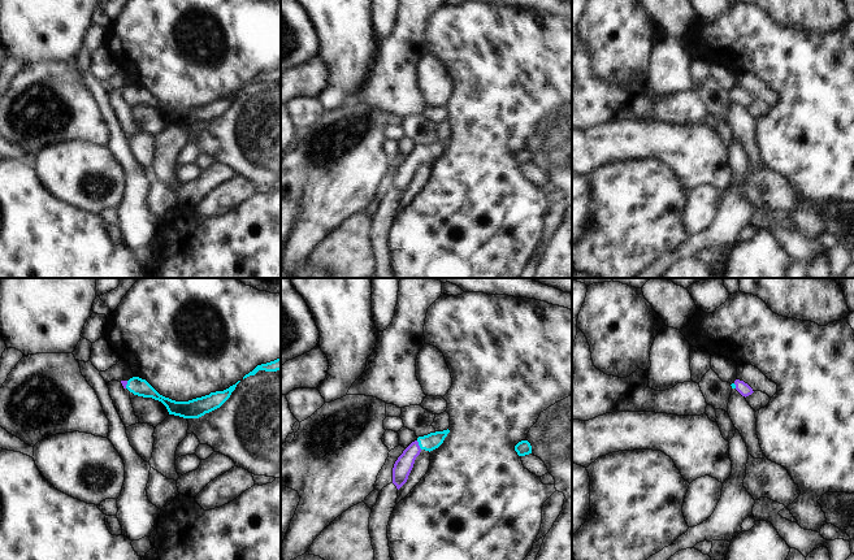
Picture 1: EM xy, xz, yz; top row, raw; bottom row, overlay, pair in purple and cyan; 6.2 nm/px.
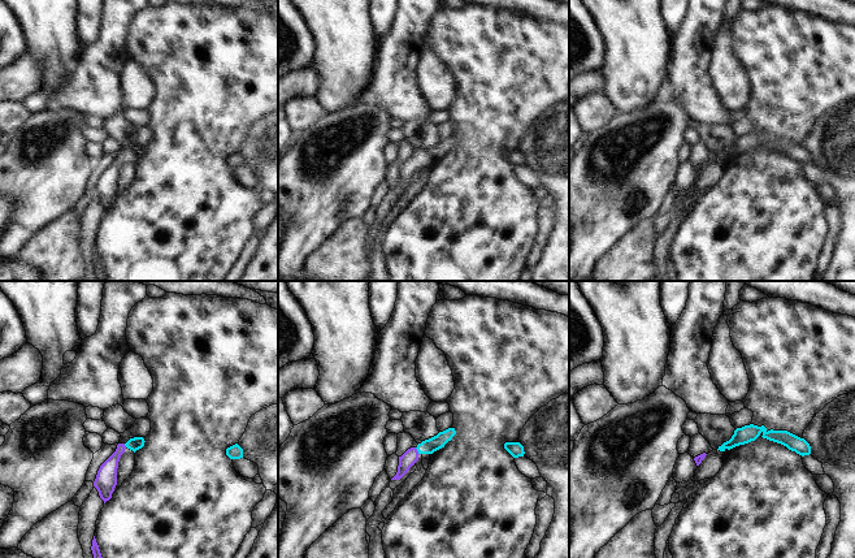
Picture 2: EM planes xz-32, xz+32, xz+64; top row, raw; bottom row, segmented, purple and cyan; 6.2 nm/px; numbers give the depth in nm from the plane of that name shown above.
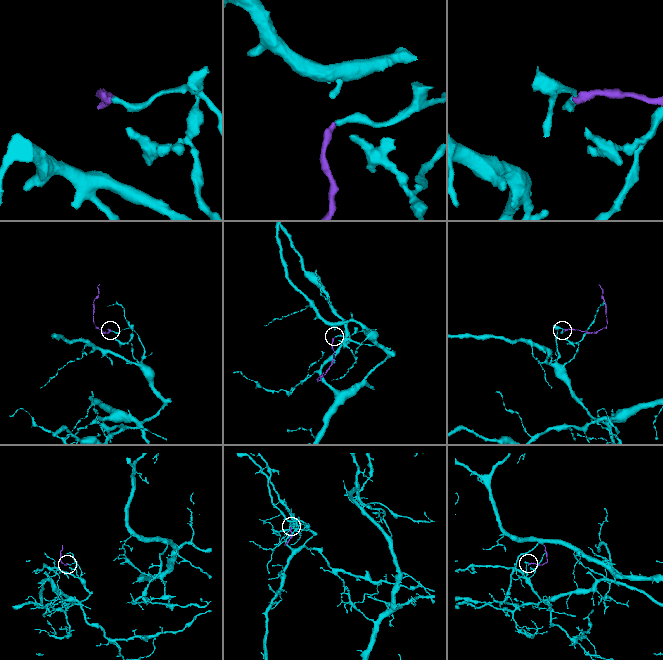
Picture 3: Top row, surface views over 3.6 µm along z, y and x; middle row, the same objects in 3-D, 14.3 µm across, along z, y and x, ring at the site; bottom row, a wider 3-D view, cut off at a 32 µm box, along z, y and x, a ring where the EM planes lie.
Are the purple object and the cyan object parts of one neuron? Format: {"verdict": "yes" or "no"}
{"verdict": "yes"}

